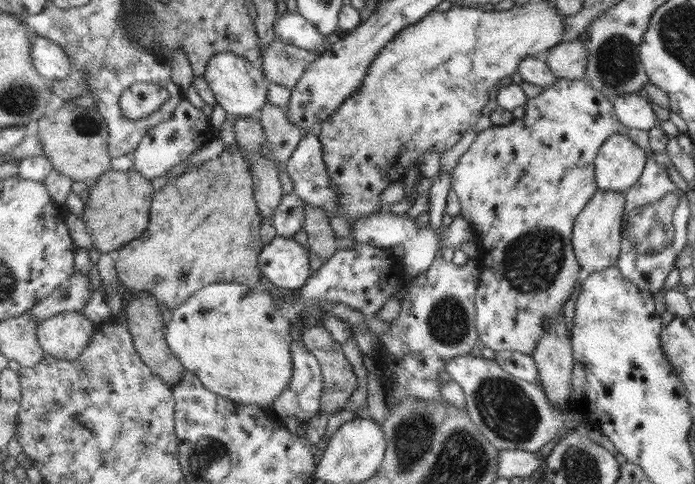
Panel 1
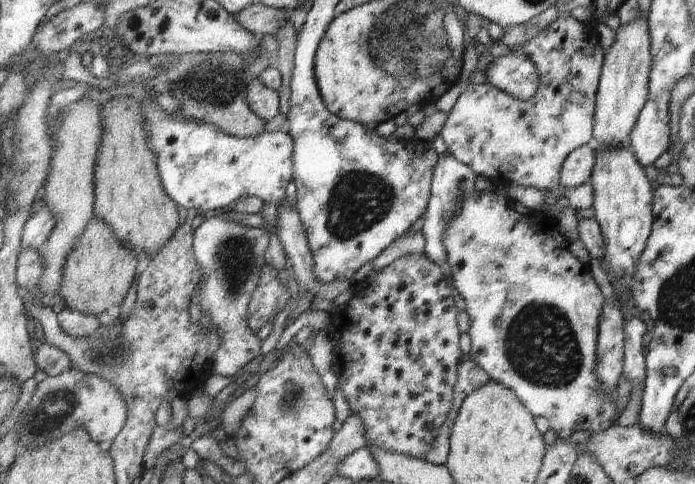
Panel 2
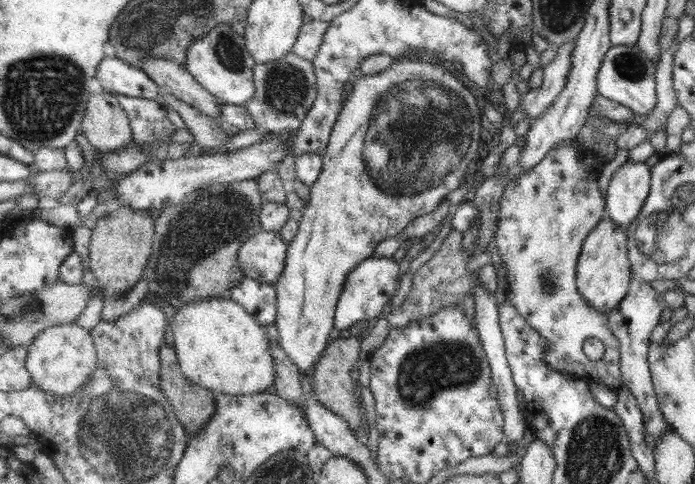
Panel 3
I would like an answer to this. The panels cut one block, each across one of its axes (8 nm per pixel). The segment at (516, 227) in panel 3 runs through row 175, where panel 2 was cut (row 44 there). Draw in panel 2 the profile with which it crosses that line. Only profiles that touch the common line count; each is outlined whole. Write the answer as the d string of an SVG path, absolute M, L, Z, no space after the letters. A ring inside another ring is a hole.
M558 12L557 20L555 20L551 26L545 28L545 30L543 30L541 34L535 36L535 38L531 38L529 42L525 42L525 44L521 44L521 46L513 48L511 52L517 52L517 50L525 52L525 54L531 58L531 60L535 63L535 66L538 68L541 82L540 89L537 91L537 94L535 94L535 96L529 100L519 100L519 98L515 98L512 94L497 88L496 86L491 86L491 84L469 84L467 88L465 88L465 90L460 94L455 105L448 113L444 127L439 133L445 139L448 149L453 156L455 156L455 158L459 158L463 164L470 166L479 176L483 176L490 180L503 180L503 182L519 184L519 186L527 186L527 188L533 187L541 188L541 190L550 190L559 185L560 169L563 165L565 157L567 157L572 150L575 150L583 145L591 145L592 143L594 97L596 94L596 89L598 88L598 78L601 70L601 64L603 64L603 50L601 50L601 46L599 46L599 42L597 42L595 32L587 32L587 30L584 30L583 23L575 20L567 12ZM573 92L581 92L581 94L583 94L583 99L579 103L570 102L568 100L569 94L573 94Z

